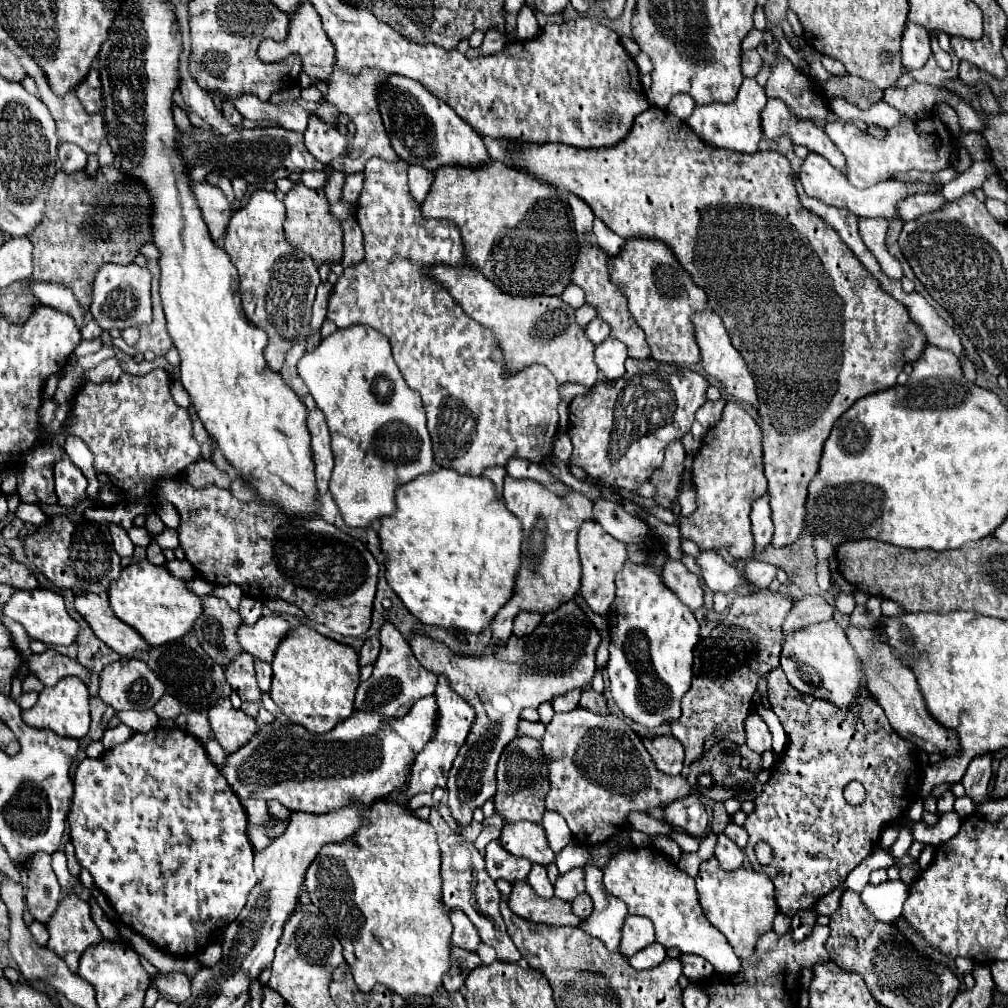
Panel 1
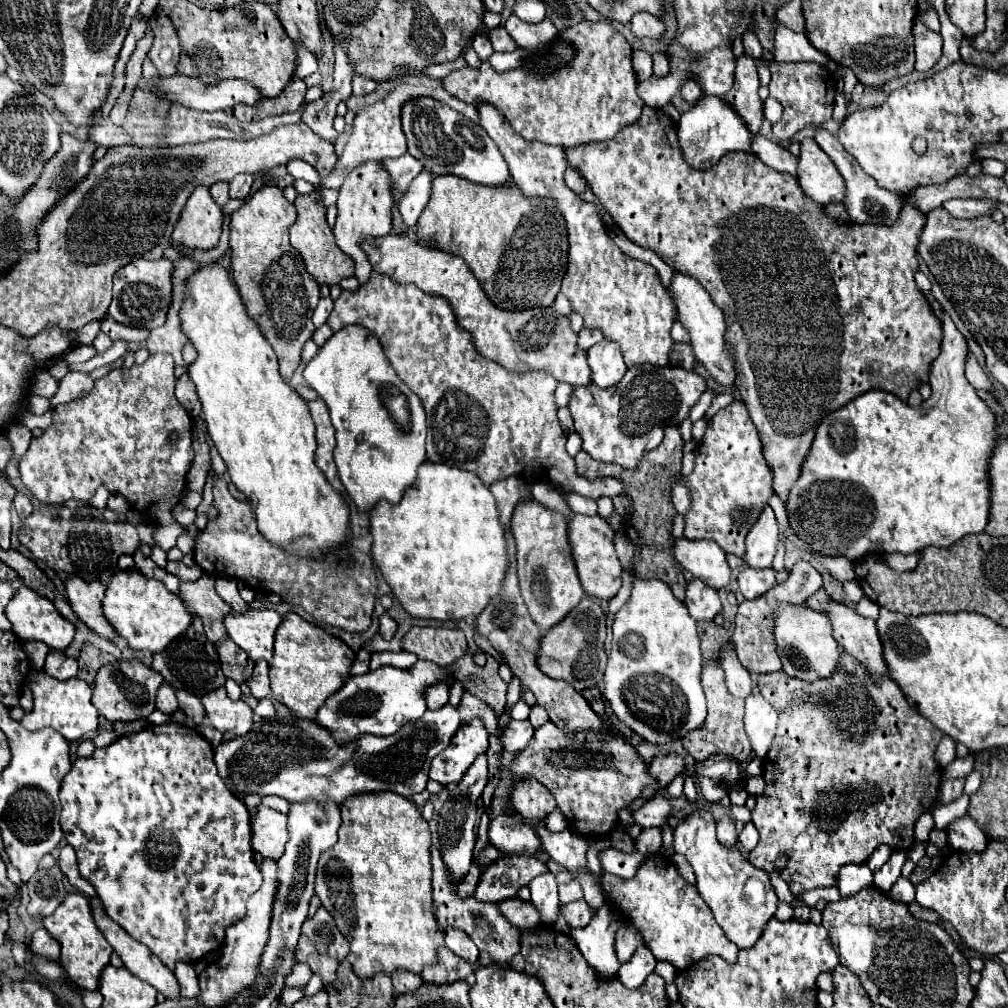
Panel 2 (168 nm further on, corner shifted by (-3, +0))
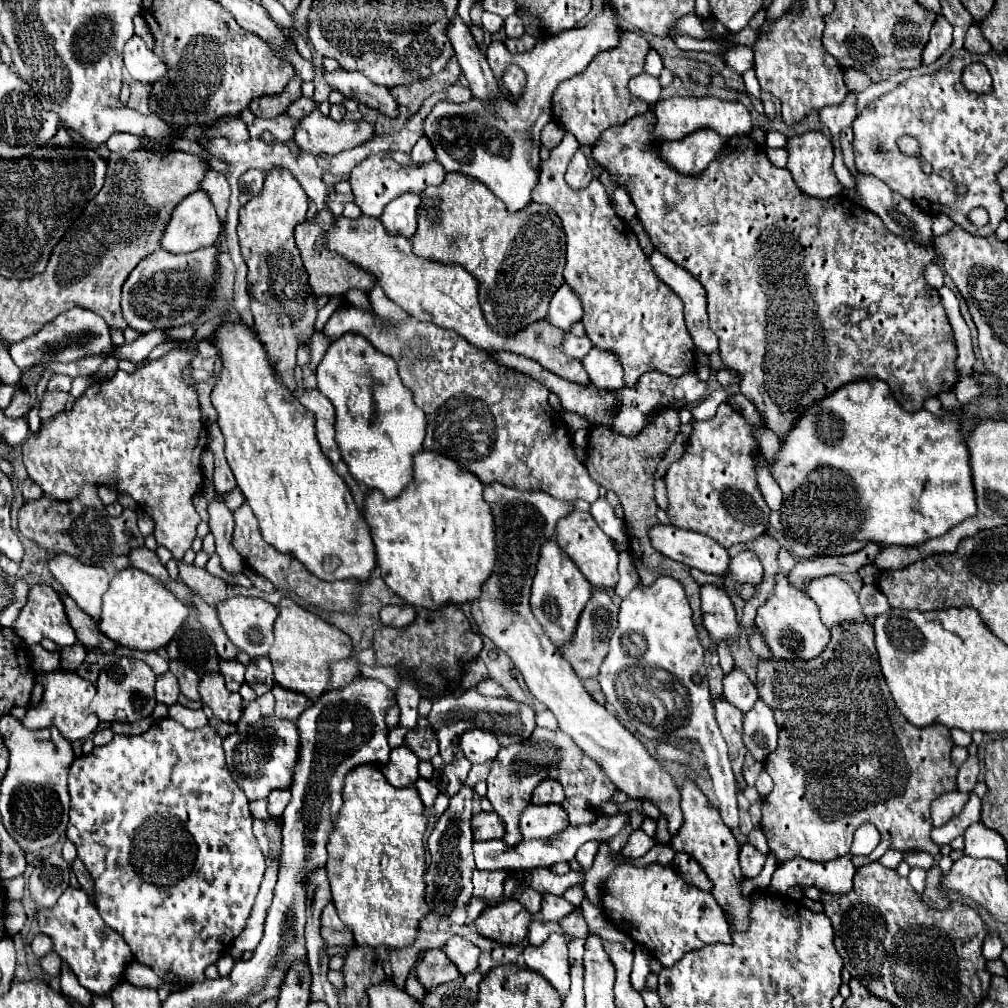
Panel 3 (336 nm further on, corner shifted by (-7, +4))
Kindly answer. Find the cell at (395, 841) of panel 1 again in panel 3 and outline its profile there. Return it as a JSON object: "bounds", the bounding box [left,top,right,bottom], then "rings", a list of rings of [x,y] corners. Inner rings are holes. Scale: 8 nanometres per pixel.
{"bounds":[326,764,430,958],"rings":[[[372,764],[356,766],[344,782],[344,806],[336,820],[336,830],[330,836],[326,874],[332,890],[332,902],[340,920],[352,930],[354,944],[344,947],[327,947],[330,958],[346,956],[356,946],[386,946],[390,950],[406,948],[414,942],[418,934],[420,920],[430,912],[424,902],[424,832],[426,832],[426,808],[414,786],[394,788],[388,786],[386,778]]]}

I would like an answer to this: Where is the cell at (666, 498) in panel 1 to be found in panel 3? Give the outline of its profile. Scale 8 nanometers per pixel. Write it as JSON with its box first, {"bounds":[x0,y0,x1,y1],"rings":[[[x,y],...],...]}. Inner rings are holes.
{"bounds":[584,408,702,624],"rings":[[[672,408],[660,410],[656,414],[654,422],[648,424],[636,438],[626,438],[622,434],[616,434],[606,426],[592,426],[584,464],[590,472],[590,476],[600,486],[604,486],[606,490],[612,490],[620,498],[620,504],[624,508],[624,520],[626,520],[630,550],[632,550],[636,570],[640,574],[640,582],[644,586],[648,586],[650,582],[654,582],[658,576],[664,576],[664,574],[676,578],[686,590],[686,596],[688,596],[688,600],[692,604],[692,610],[694,610],[696,624],[702,624],[700,586],[690,576],[690,568],[680,564],[680,562],[672,562],[670,558],[664,558],[664,554],[660,554],[648,542],[648,530],[652,526],[660,524],[658,518],[656,518],[658,504],[654,500],[654,472],[658,468],[658,462],[666,456],[670,444],[674,442],[676,434],[678,434],[678,428],[680,428],[680,418],[678,418],[678,412],[672,410]]]}

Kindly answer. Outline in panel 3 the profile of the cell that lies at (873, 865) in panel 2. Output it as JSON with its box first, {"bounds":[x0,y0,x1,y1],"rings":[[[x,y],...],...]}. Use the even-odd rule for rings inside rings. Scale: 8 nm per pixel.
{"bounds":[880,850,902,868],"rings":[[[886,850],[886,854],[880,858],[880,862],[884,864],[884,866],[888,866],[888,868],[896,868],[898,864],[900,864],[900,860],[902,860],[902,852],[900,850]]]}

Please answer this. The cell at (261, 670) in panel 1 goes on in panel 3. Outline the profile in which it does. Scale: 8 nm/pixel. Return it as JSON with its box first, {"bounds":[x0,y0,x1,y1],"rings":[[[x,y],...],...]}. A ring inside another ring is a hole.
{"bounds":[246,656,274,696],"rings":[[[266,656],[262,658],[252,658],[252,662],[246,668],[246,682],[254,688],[258,696],[270,692],[274,688],[274,674],[272,674],[272,664]]]}

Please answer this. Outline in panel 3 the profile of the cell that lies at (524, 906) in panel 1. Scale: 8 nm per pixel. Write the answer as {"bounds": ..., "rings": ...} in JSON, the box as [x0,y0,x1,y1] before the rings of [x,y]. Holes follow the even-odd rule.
{"bounds":[474,900,532,944],"rings":[[[508,900],[500,906],[488,906],[474,922],[478,934],[502,944],[518,944],[526,938],[532,914],[518,902]]]}

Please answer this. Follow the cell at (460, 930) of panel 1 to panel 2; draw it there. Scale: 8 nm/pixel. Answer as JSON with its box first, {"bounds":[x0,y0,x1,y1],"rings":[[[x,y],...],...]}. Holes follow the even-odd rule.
{"bounds":[444,930,478,964],"rings":[[[446,930],[444,934],[446,938],[446,946],[460,958],[464,958],[466,962],[474,964],[478,960],[478,950],[476,944],[468,938],[468,934],[460,934],[460,930]]]}

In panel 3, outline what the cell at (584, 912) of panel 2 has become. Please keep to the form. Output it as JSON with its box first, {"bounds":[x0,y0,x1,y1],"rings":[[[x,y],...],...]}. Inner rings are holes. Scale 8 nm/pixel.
{"bounds":[560,908,588,938],"rings":[[[576,908],[570,916],[564,916],[560,924],[574,938],[584,938],[588,934],[588,922],[582,916],[582,908]]]}

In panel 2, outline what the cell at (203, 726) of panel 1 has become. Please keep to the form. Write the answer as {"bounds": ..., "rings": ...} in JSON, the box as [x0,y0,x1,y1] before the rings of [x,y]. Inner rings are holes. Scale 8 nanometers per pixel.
{"bounds":[176,690,206,726],"rings":[[[176,690],[176,698],[178,698],[178,704],[180,704],[182,712],[184,712],[188,718],[192,718],[192,720],[200,726],[202,720],[204,720],[204,716],[206,716],[200,698],[198,698],[196,694],[186,692],[186,690]]]}

